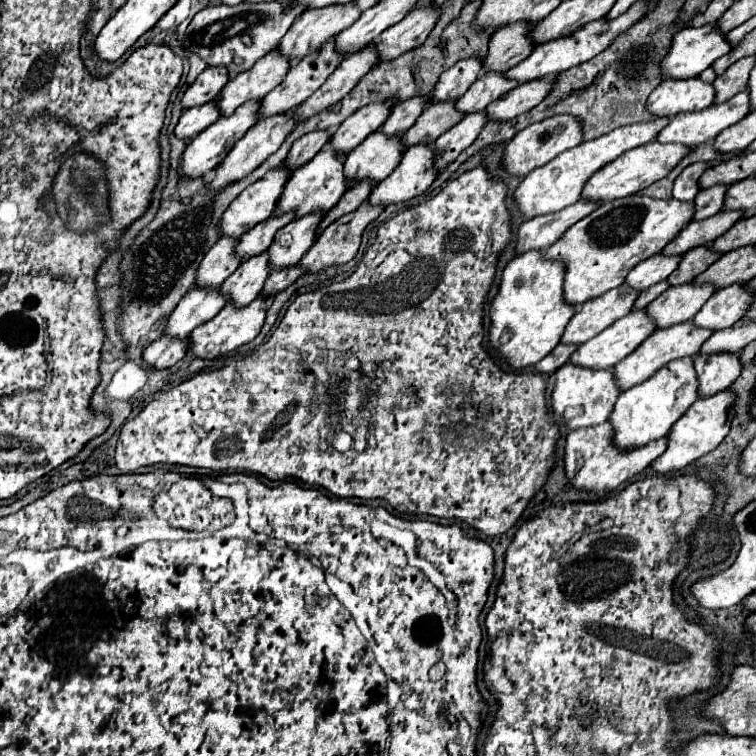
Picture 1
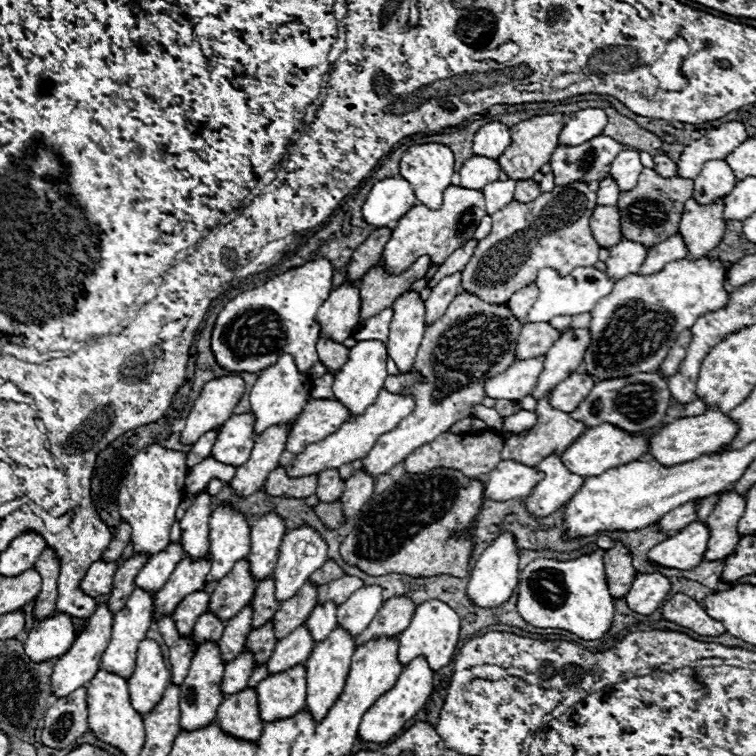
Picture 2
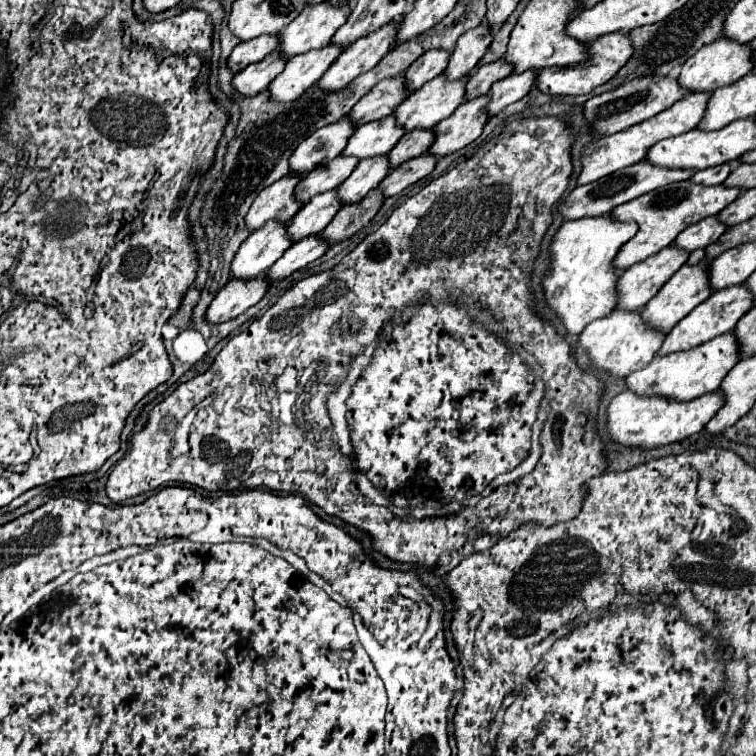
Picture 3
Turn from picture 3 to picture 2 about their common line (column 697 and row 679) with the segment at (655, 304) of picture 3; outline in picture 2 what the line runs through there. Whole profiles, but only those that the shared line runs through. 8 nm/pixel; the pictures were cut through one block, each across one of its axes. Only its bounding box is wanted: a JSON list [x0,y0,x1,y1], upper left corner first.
[256,664,306,722]

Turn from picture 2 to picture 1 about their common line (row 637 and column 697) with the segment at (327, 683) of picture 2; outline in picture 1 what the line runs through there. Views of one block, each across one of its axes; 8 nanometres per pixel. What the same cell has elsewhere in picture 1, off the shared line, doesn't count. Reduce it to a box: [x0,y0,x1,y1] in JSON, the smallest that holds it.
[612,322,712,390]

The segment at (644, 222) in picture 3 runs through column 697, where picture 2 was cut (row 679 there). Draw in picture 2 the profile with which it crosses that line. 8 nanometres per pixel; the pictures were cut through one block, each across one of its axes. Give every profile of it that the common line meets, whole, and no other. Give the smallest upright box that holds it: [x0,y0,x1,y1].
[180,640,224,730]

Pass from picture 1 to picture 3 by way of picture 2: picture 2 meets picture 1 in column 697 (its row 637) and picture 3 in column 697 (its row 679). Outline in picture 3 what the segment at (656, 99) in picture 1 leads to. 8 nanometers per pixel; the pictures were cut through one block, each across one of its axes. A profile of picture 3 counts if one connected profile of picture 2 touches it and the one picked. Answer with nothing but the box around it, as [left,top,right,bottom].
[678,38,752,92]

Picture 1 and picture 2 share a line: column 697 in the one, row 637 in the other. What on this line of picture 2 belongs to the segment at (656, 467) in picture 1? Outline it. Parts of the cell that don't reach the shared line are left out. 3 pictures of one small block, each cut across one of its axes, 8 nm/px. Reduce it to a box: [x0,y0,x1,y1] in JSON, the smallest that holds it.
[398,600,460,670]

